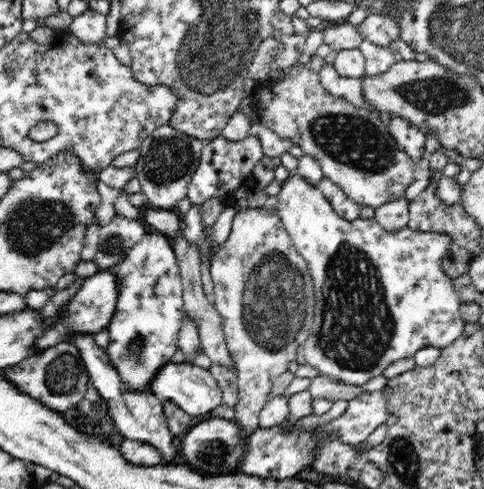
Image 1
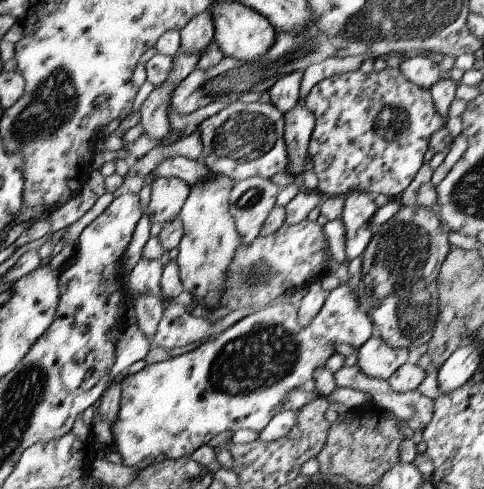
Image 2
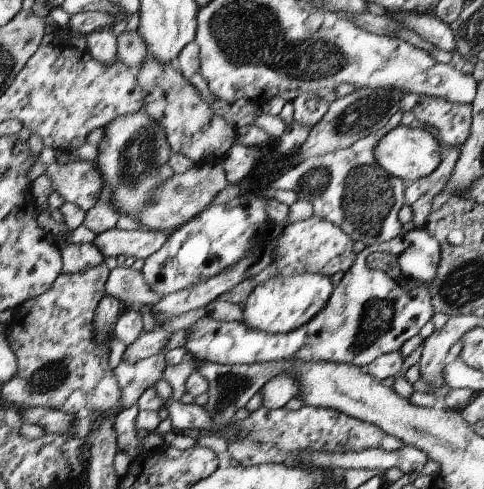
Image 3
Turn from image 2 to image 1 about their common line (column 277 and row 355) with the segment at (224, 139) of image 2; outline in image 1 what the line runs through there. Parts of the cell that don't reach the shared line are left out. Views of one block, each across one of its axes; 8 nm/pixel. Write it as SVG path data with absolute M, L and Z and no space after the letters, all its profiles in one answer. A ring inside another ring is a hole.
M146 232L144 240L138 242L128 256L124 258L124 262L120 262L118 266L114 266L110 272L118 278L120 284L120 298L116 304L116 314L108 326L110 332L110 340L112 344L106 348L108 356L112 360L112 366L116 368L116 372L120 374L122 382L128 384L128 388L136 390L146 390L148 394L152 394L150 388L150 380L154 378L154 374L160 370L160 366L166 366L166 362L170 362L174 350L178 348L178 336L180 336L180 328L182 328L182 318L184 318L184 284L180 284L180 274L178 274L178 262L174 258L174 250L168 244L170 240L164 238L162 234L156 232Z

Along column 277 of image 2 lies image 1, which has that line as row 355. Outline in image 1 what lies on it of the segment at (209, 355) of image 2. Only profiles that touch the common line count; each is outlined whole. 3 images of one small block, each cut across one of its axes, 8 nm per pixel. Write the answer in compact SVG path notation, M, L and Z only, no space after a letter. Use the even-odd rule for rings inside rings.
M290 172L288 174L288 178L282 182L282 188L280 188L280 192L276 196L278 196L276 210L278 210L280 218L282 218L282 226L284 226L286 234L290 236L290 240L294 242L296 250L308 262L308 270L310 270L310 276L312 276L312 282L314 282L314 290L316 290L316 318L314 318L312 332L304 340L304 346L302 346L306 364L318 368L324 376L330 376L336 382L350 384L350 386L356 386L356 384L362 386L368 380L372 380L376 376L382 376L382 370L388 368L390 362L394 362L398 358L414 356L416 350L420 350L420 348L434 346L436 350L444 350L444 348L448 348L454 340L458 340L464 334L466 320L462 320L462 314L460 314L460 306L462 306L460 296L456 292L454 280L450 276L446 276L446 272L442 270L442 262L444 262L444 258L448 256L448 252L452 248L452 240L454 240L452 234L448 234L448 232L418 232L418 230L410 230L410 228L400 228L400 230L390 230L388 232L374 218L372 220L356 218L356 220L350 222L350 220L342 218L340 214L336 214L336 210L332 208L332 204L328 202L328 198L322 194L322 190L318 188L318 184L314 186L312 182L308 182L306 178L302 178L298 172Z

